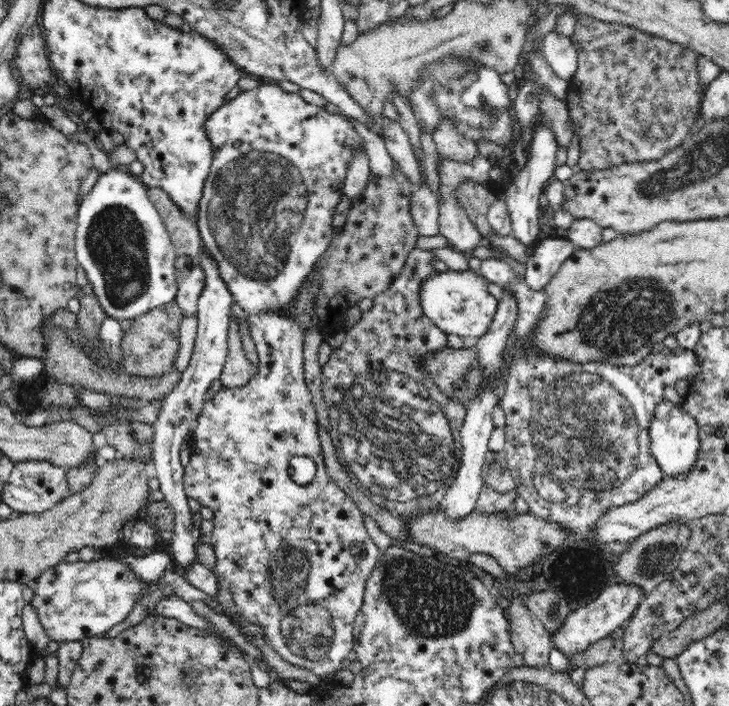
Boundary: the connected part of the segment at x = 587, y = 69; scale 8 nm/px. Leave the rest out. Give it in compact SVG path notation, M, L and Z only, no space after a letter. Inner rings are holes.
M577 14L571 41L578 49L576 74L569 81L565 99L579 138L580 156L576 170L596 171L642 161L655 161L682 144L699 118L701 98L706 90L698 75L698 54L664 38L650 36L635 27L607 23Z

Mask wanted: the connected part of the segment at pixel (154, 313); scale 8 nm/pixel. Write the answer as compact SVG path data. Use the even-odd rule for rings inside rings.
M172 303L150 310L147 314L131 319L129 331L122 334L121 368L118 374L136 376L137 378L160 378L174 372L176 353L180 346L178 340L180 324L184 313L180 311L178 303Z

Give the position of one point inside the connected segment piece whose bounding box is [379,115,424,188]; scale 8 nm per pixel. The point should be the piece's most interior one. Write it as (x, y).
(396, 139)

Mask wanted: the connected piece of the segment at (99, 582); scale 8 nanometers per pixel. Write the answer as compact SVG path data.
M101 557L90 562L62 561L46 569L32 587L34 607L42 627L50 640L81 641L90 637L100 637L110 628L124 622L146 593L148 583L140 581L132 567L122 557Z

